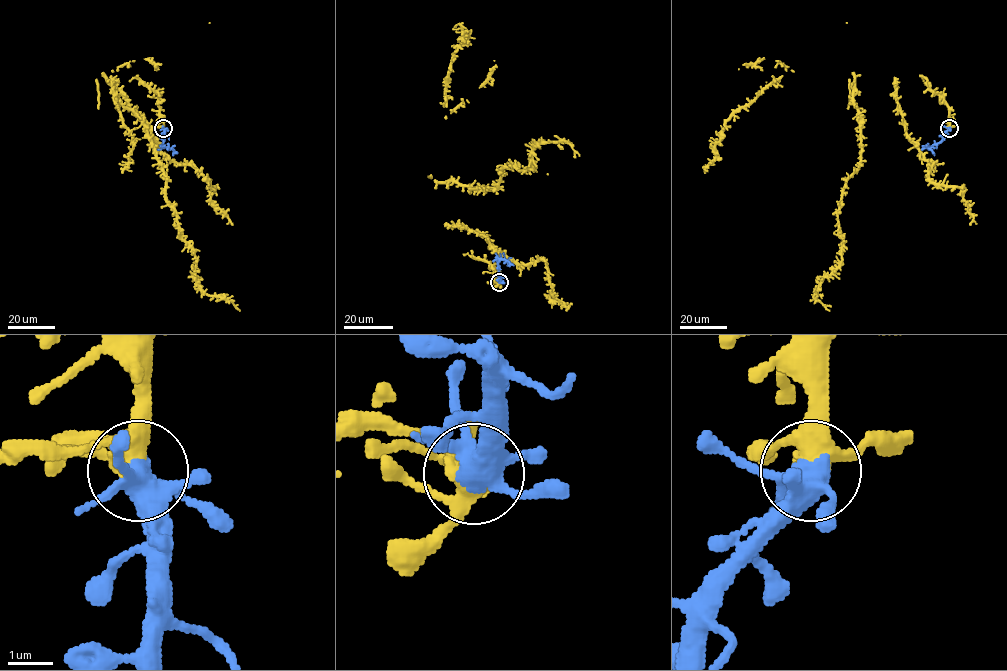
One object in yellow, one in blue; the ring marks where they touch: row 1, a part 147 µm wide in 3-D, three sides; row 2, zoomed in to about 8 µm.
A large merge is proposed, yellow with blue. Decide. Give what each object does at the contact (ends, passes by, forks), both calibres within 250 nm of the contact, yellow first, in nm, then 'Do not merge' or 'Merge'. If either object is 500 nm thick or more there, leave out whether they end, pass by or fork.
At the ring yellow forks. At the ring blue forks. Thickness 360 nm (yellow) against 440 nm. Merge

